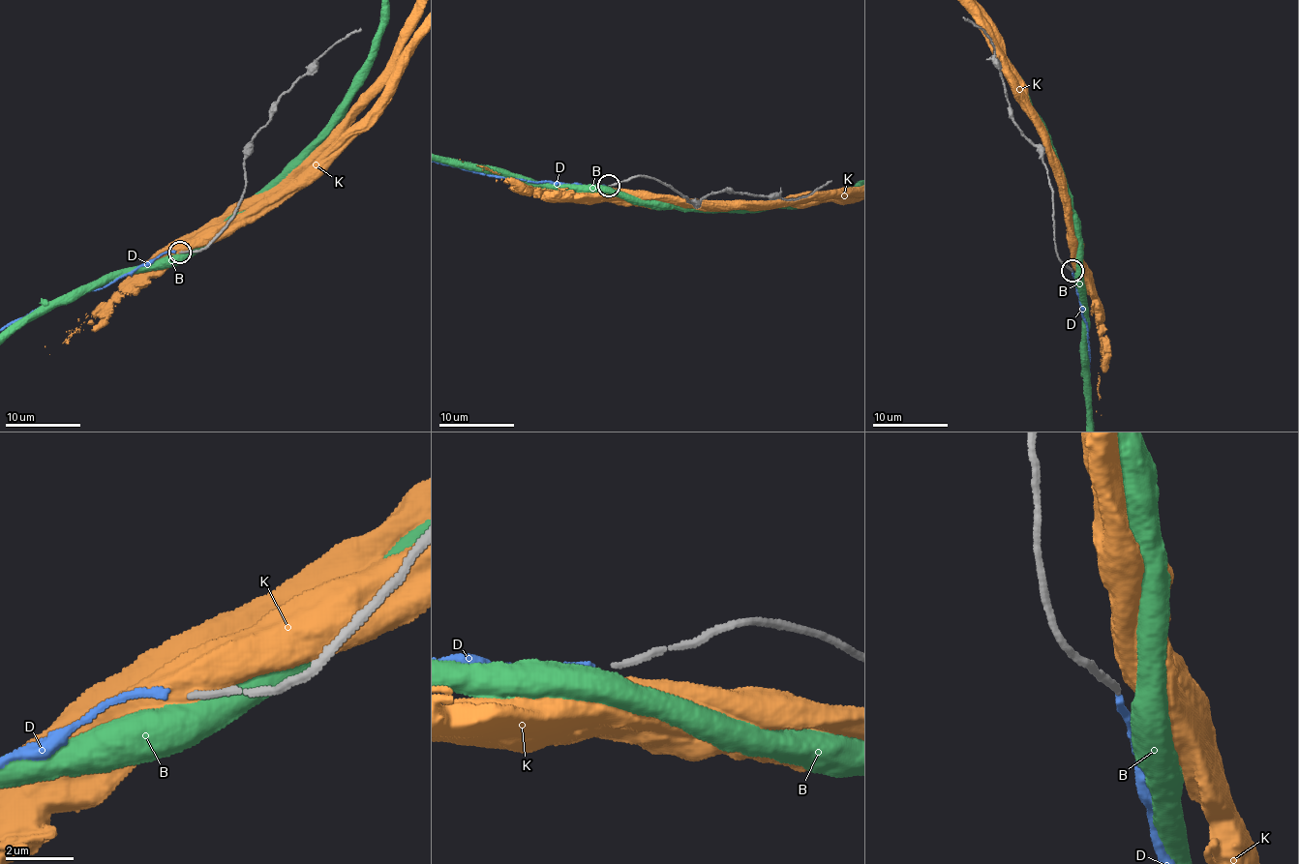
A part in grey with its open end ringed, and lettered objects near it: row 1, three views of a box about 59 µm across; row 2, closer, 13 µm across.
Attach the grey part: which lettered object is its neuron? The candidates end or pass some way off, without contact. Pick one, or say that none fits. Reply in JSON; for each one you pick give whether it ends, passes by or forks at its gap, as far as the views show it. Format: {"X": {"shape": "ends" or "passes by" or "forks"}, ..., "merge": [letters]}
{"D": {"shape": "ends"}, "merge": ["D"]}

